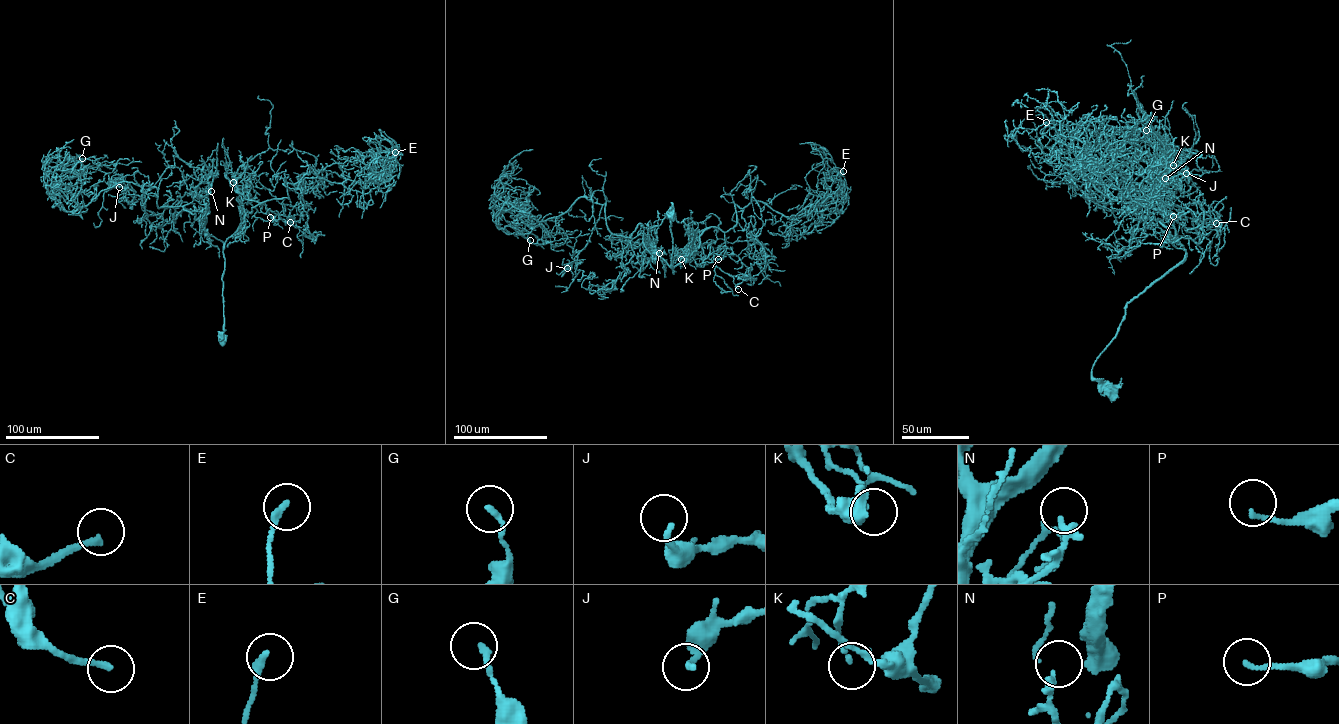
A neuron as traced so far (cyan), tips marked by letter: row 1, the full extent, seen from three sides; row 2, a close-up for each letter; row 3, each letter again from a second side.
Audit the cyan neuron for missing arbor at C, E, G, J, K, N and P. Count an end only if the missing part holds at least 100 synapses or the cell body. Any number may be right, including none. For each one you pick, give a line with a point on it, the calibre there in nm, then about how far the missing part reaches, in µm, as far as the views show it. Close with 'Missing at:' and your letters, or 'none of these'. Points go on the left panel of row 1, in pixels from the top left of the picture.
C: Place: (290, 222). Thickness 200 nm. Missing length about 70 µm
Missing at: C

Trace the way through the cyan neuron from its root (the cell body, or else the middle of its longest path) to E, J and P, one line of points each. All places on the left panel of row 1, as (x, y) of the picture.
E: (223, 337), (223, 248), (242, 218), (262, 202), (289, 199), (287, 184), (305, 178), (388, 179), (395, 152)
J: (223, 337), (223, 242), (205, 230), (196, 214), (182, 207), (159, 208), (155, 187), (141, 197), (119, 187)
P: (223, 337), (225, 241), (241, 223), (244, 198), (258, 210), (255, 216), (272, 222), (274, 218), (270, 217)

